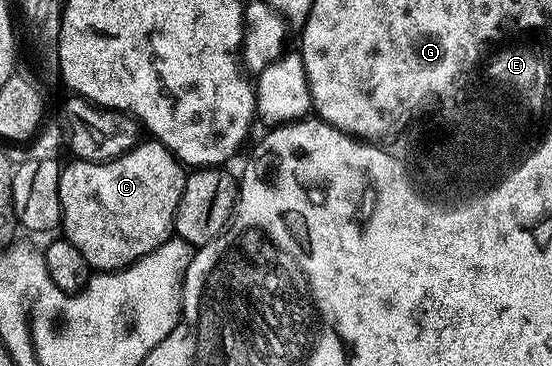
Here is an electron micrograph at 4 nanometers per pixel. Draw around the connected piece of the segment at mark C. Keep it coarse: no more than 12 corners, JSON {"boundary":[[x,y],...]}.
{"boundary":[[153,138],[58,173],[61,231],[117,272],[175,235],[188,172]]}

